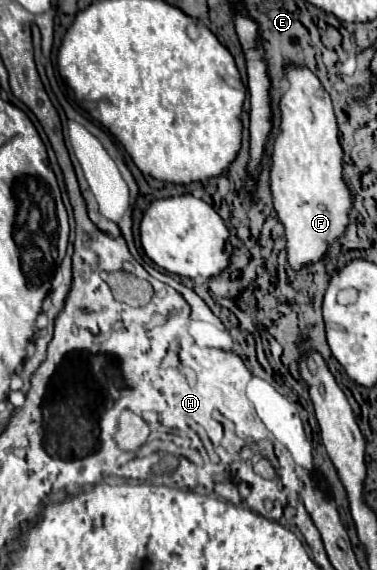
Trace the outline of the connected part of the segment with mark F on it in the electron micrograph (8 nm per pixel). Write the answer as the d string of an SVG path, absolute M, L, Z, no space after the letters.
M286 66L284 72L290 86L280 100L282 124L274 142L270 188L274 210L286 230L288 264L292 270L302 270L320 262L328 246L344 236L350 222L352 198L342 178L344 150L338 140L336 114L328 92L308 68Z

